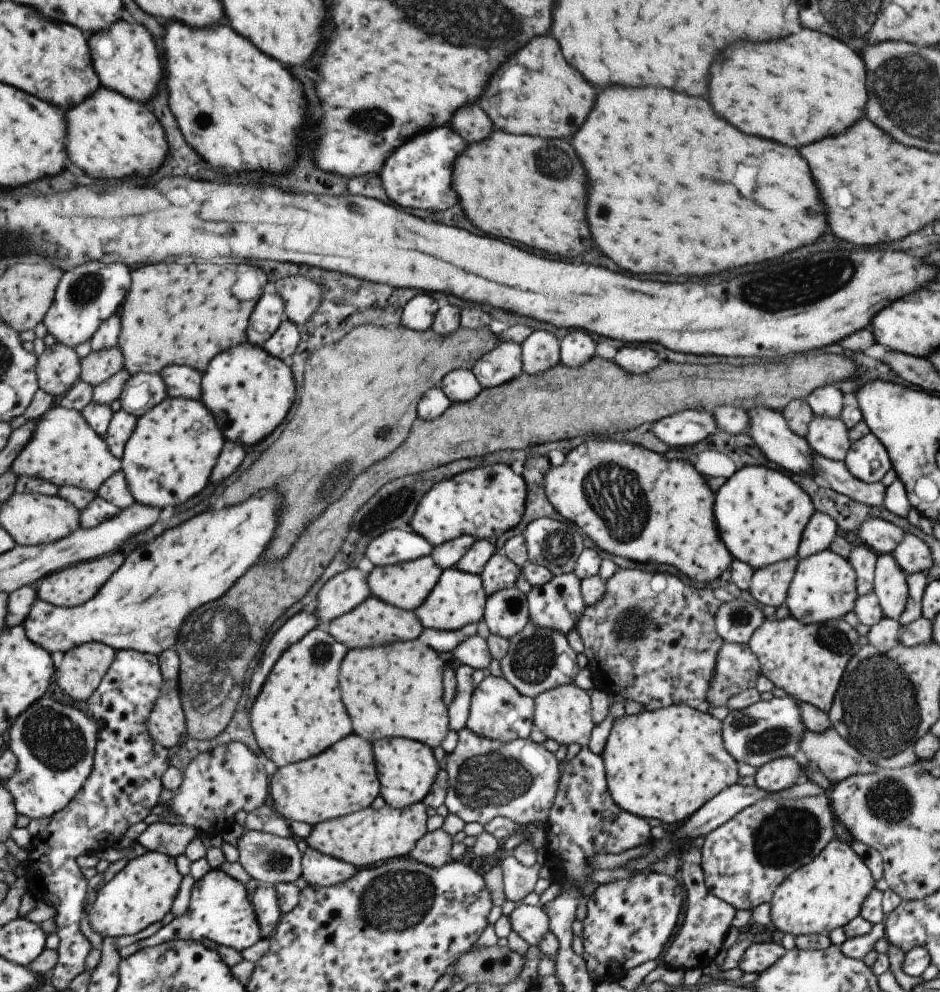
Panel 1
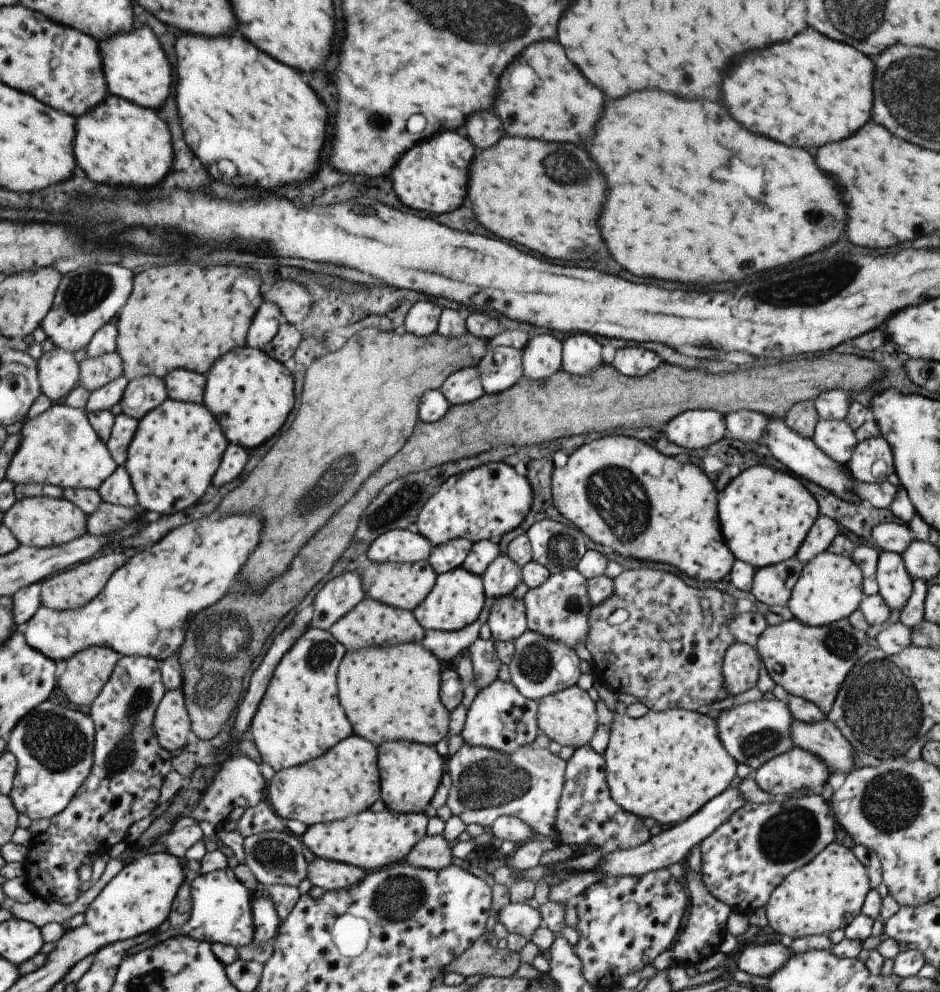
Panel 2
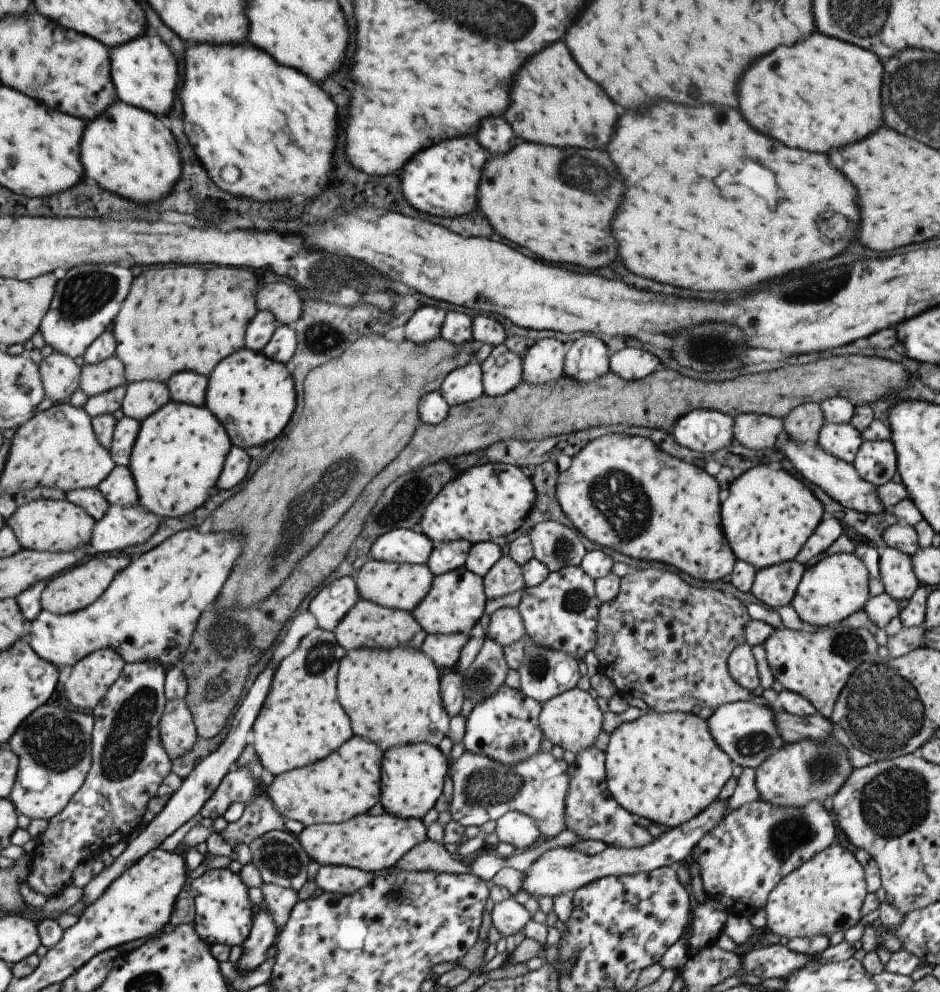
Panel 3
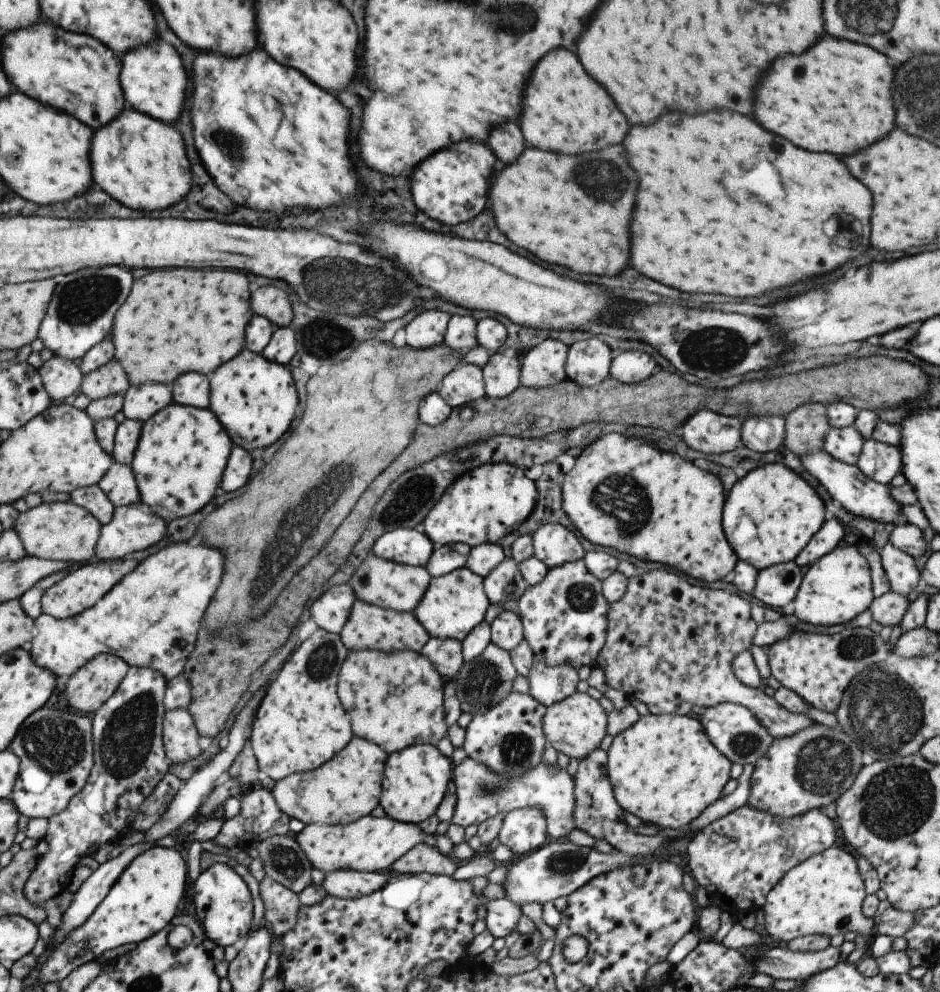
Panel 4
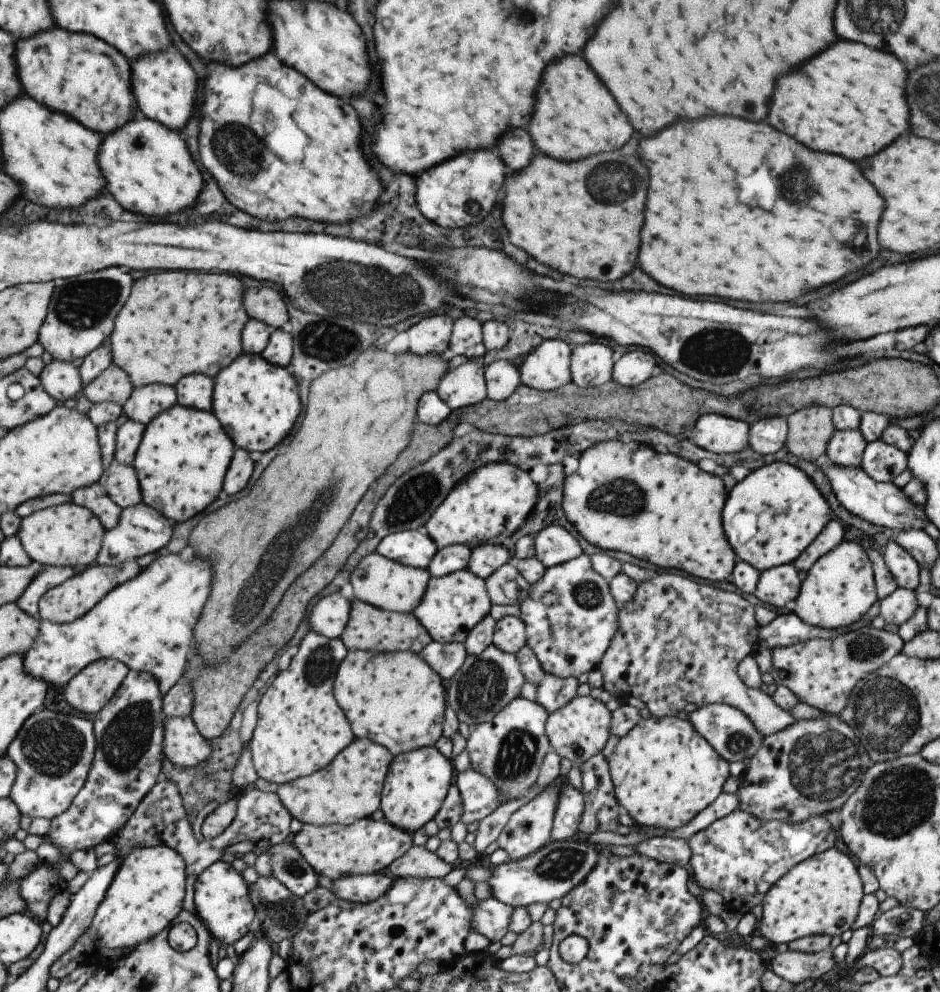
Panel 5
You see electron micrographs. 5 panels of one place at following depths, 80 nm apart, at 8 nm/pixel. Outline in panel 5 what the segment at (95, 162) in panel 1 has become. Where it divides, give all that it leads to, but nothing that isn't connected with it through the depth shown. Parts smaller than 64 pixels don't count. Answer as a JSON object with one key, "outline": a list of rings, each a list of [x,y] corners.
{"outline":[[[134,116],[132,121],[119,128],[117,132],[105,136],[99,148],[97,162],[105,178],[105,188],[111,192],[115,202],[129,212],[159,218],[159,216],[187,210],[197,202],[197,196],[201,190],[201,176],[191,160],[187,145],[180,135],[177,136],[177,131],[169,130],[157,121]]]}

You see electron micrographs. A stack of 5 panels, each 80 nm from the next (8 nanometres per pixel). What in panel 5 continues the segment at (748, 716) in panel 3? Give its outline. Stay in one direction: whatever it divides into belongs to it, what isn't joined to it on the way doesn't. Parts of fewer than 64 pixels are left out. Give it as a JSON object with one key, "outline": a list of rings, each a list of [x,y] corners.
{"outline":[[[723,703],[701,705],[688,713],[686,720],[692,724],[695,732],[702,736],[709,743],[709,746],[728,763],[736,760],[742,761],[745,758],[750,759],[750,756],[757,752],[763,738],[754,730],[752,722],[748,716],[745,716],[744,712]]]}

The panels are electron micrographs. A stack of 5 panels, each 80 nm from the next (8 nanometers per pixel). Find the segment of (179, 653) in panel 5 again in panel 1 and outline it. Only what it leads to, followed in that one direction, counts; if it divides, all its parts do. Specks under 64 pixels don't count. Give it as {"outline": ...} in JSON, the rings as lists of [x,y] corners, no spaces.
{"outline":[[[277,490],[259,492],[239,506],[223,508],[219,512],[205,512],[205,514],[193,516],[191,520],[186,520],[175,528],[165,528],[165,532],[147,542],[145,546],[139,546],[127,554],[120,568],[117,568],[105,585],[83,604],[57,607],[40,600],[37,594],[36,603],[33,604],[23,623],[25,633],[33,644],[41,645],[48,652],[65,653],[89,642],[105,644],[115,651],[135,650],[153,654],[155,657],[165,650],[172,649],[177,639],[179,624],[185,620],[185,616],[191,610],[199,608],[201,604],[220,598],[239,576],[245,574],[245,570],[249,570],[261,559],[261,554],[265,552],[267,544],[273,540],[273,532],[277,528],[279,500],[275,498],[275,494],[281,494],[281,492]]]}

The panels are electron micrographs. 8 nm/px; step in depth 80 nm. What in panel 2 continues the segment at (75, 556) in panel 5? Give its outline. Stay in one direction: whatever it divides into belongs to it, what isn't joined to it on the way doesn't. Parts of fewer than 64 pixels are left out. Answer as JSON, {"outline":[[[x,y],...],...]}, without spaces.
{"outline":[[[27,497],[16,501],[4,513],[4,523],[13,531],[19,545],[54,547],[79,539],[86,532],[86,514],[72,501],[49,497]]]}

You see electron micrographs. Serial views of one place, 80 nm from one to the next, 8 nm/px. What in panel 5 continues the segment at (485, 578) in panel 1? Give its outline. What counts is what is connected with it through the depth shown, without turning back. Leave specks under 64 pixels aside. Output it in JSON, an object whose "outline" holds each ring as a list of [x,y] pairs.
{"outline":[[[510,561],[492,572],[484,585],[491,604],[519,605],[527,596],[529,584]]]}

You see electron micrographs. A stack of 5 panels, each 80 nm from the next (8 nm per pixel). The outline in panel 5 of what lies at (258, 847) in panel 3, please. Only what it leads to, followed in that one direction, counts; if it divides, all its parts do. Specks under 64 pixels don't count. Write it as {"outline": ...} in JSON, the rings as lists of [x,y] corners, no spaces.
{"outline":[[[275,840],[263,848],[270,854],[271,875],[291,894],[302,897],[317,887],[316,873],[291,843]]]}

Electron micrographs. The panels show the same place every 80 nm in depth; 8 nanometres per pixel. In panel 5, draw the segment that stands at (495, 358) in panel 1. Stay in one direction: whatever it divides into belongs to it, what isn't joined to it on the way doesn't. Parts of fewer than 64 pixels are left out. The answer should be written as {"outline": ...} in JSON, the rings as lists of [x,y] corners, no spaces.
{"outline":[[[495,359],[484,367],[484,381],[488,399],[505,400],[520,384],[517,365]]]}

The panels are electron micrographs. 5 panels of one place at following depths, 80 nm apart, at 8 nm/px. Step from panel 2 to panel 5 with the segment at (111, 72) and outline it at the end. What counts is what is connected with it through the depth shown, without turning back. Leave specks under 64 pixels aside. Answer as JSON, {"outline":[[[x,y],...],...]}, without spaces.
{"outline":[[[169,48],[163,54],[149,54],[131,66],[132,95],[139,114],[157,121],[169,130],[179,132],[191,118],[195,104],[195,72],[183,56]]]}

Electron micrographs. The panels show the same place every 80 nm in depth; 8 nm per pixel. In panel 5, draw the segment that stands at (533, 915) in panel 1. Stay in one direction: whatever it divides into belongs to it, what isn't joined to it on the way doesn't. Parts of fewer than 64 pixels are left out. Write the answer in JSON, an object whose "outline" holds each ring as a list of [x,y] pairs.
{"outline":[[[491,896],[478,900],[470,907],[470,923],[473,930],[482,934],[489,942],[497,942],[508,931],[512,907]]]}

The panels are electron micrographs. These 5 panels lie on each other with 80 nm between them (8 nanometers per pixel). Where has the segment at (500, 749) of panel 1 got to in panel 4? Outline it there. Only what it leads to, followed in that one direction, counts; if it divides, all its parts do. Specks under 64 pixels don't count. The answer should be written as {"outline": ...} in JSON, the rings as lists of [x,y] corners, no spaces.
{"outline":[[[454,748],[449,758],[453,764],[452,778],[456,803],[450,822],[463,828],[477,826],[497,813],[509,812],[523,807],[537,807],[546,818],[548,840],[565,840],[574,829],[572,814],[574,809],[574,784],[565,770],[557,764],[548,766],[539,762],[531,770],[514,779],[498,775],[466,756],[462,748]]]}

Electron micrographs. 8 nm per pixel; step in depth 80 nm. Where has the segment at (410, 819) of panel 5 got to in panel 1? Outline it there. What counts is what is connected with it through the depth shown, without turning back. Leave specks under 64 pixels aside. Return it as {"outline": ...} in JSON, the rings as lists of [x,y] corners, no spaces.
{"outline":[[[402,737],[376,739],[371,742],[371,752],[373,754],[373,766],[375,766],[379,784],[379,795],[386,804],[391,806],[391,808],[406,808],[409,807],[409,804],[421,802],[423,796],[429,792],[429,788],[431,788],[431,784],[433,784],[433,778],[435,778],[437,770],[442,766],[442,764],[438,764],[435,761],[432,750],[425,746],[425,744]]]}

